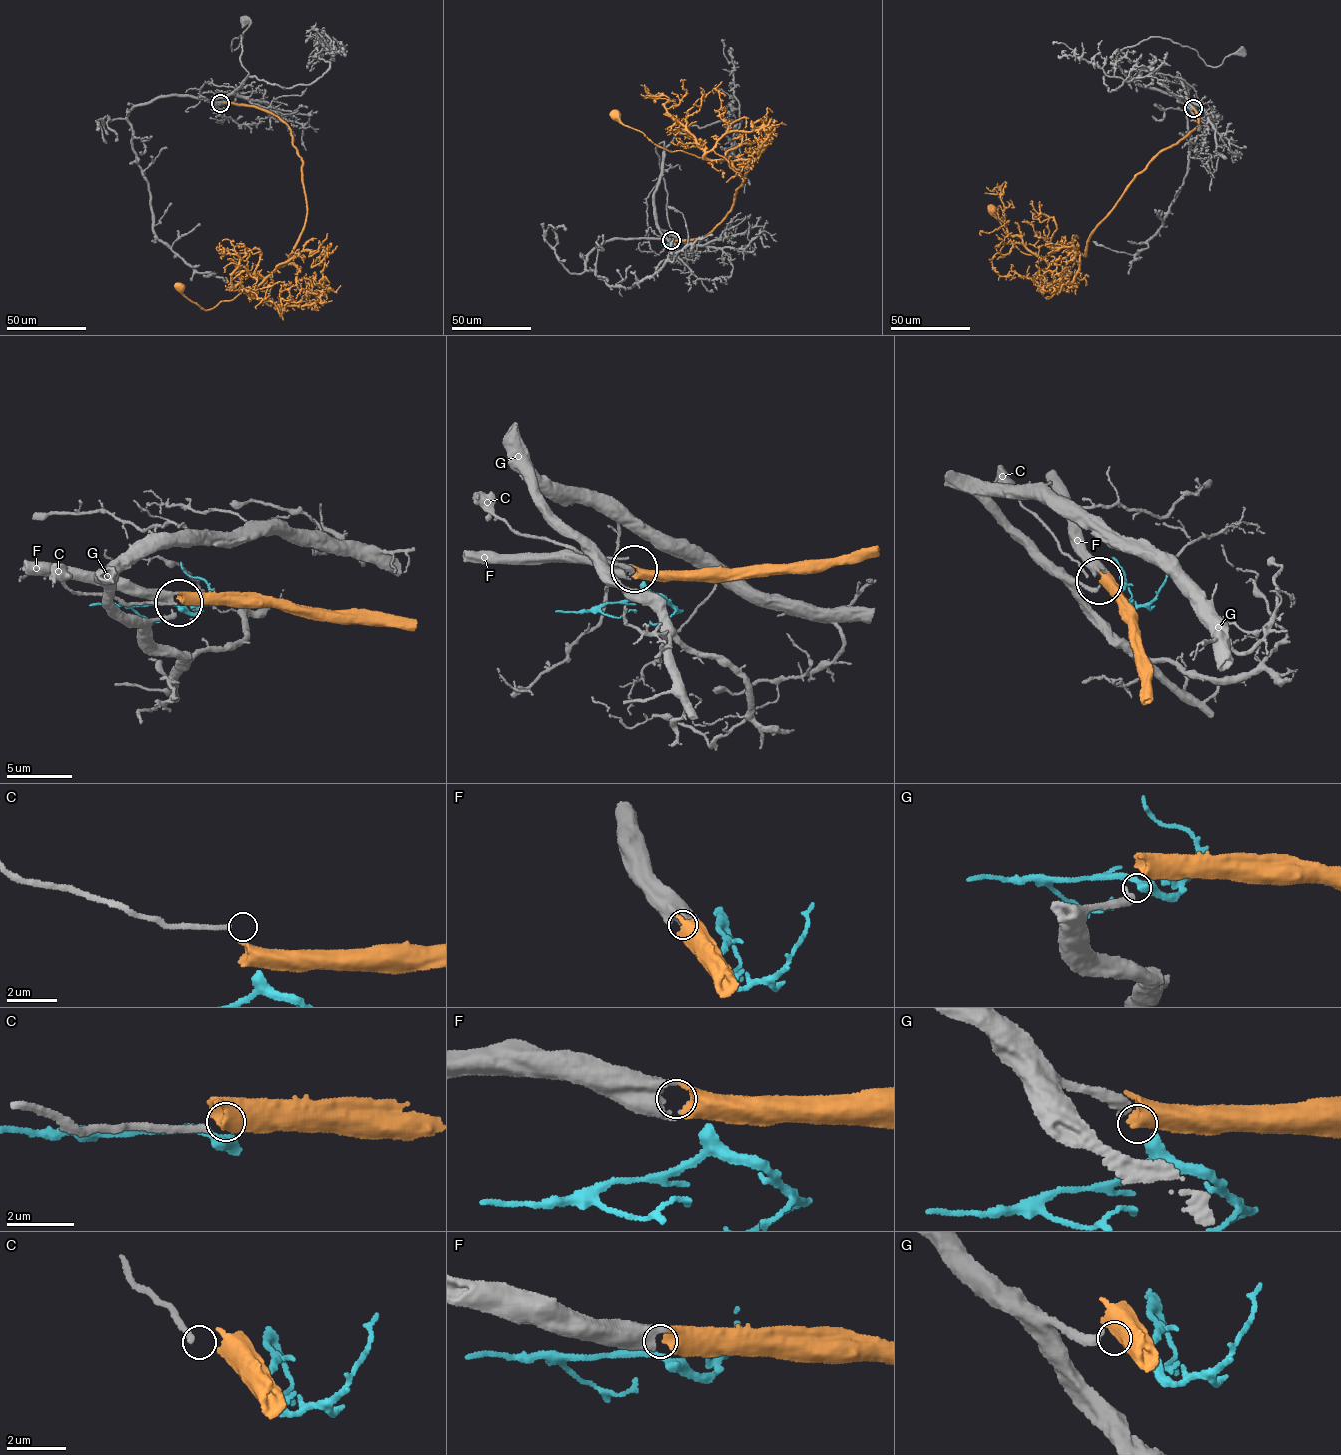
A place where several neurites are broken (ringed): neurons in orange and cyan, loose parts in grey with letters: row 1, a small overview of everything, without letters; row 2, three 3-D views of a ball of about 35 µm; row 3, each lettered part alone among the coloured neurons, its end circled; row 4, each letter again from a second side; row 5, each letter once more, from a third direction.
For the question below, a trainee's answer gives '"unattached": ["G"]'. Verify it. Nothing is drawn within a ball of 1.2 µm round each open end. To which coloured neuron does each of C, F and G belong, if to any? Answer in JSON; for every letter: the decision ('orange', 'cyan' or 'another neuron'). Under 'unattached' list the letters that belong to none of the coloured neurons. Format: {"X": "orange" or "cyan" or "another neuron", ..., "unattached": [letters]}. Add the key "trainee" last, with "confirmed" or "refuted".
{"C": "another neuron", "F": "orange", "G": "cyan", "unattached": ["C"], "trainee": "refuted"}

